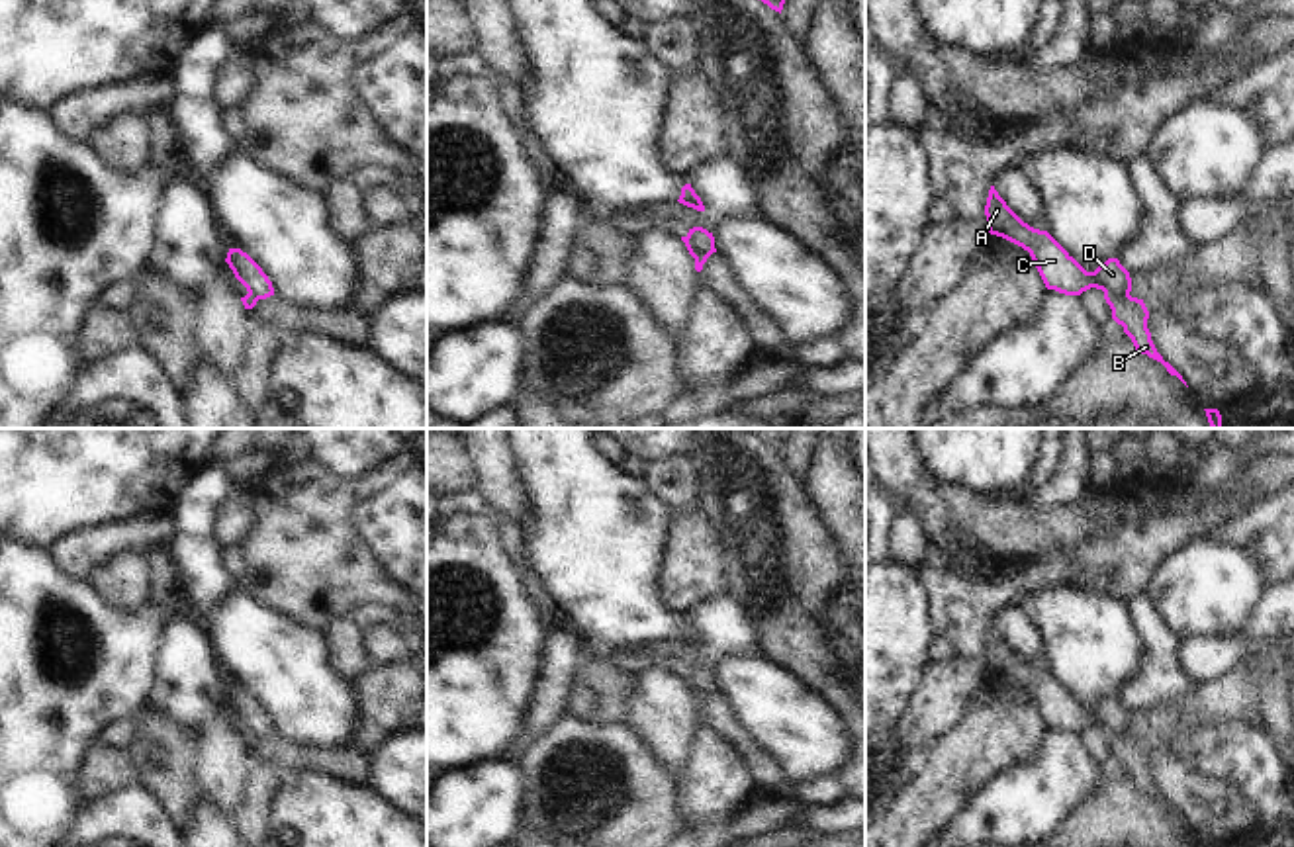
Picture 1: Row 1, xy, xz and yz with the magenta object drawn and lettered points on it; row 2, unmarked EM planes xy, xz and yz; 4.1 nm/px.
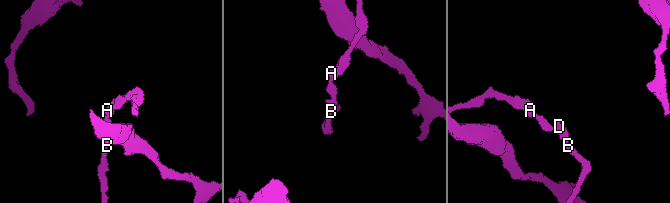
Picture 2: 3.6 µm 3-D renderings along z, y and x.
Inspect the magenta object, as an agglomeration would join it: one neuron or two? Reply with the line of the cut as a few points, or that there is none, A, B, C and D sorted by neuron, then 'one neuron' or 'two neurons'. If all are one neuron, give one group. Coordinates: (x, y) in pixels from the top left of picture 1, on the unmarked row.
cut in yz along (1105, 730), (1128, 732); A C D / B; two neurons

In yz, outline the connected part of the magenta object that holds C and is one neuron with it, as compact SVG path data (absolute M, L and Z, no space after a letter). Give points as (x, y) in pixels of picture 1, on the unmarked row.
M994 624L989 628L985 653L991 673L1002 675L1030 691L1047 728L1065 734L1081 734L1090 726L1116 734L1132 730L1130 710L1118 696L1108 696L1094 710L1086 710L1047 669L1024 661Z

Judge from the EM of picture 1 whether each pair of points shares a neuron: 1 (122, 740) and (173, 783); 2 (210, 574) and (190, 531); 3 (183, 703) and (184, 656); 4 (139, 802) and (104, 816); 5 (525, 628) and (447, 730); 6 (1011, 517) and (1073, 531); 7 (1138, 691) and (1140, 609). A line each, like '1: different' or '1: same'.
1: different
2: same
3: same
4: same
5: same
6: same
7: same

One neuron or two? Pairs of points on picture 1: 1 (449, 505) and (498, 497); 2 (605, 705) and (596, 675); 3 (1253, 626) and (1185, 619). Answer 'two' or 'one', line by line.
1: two
2: one
3: two

